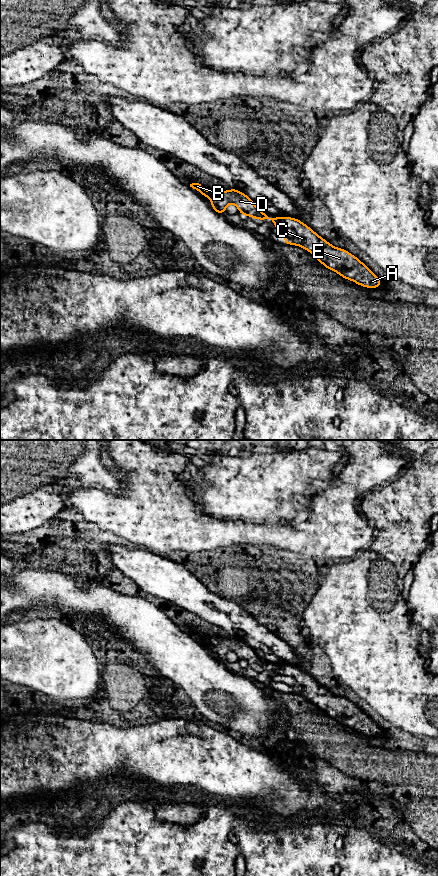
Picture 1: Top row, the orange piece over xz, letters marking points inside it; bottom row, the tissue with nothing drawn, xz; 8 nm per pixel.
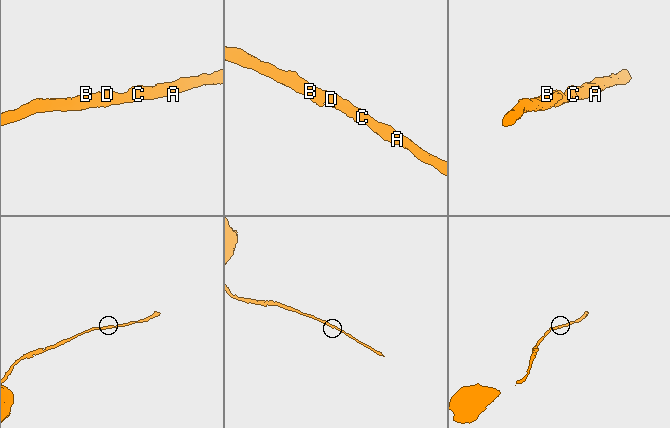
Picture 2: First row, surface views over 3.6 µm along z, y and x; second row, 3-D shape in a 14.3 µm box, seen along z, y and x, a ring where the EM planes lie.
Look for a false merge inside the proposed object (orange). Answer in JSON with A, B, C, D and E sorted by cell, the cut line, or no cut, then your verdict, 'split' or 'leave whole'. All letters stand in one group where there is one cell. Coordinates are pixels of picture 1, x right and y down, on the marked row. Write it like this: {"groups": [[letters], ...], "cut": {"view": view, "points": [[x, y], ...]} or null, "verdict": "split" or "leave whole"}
{"groups": [["A", "B", "C", "D", "E"]], "cut": null, "verdict": "leave whole"}

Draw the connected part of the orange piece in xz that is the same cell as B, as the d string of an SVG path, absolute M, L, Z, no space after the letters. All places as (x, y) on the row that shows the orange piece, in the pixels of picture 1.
M192 183L190 187L197 190L202 196L210 198L212 200L210 207L220 215L226 212L229 203L234 203L243 216L274 222L276 232L284 236L286 245L297 245L304 248L326 269L335 271L342 278L351 280L365 288L383 286L380 279L359 258L342 248L332 246L299 219L270 217L260 211L246 194L234 188L228 191L210 191L204 189L199 183Z

